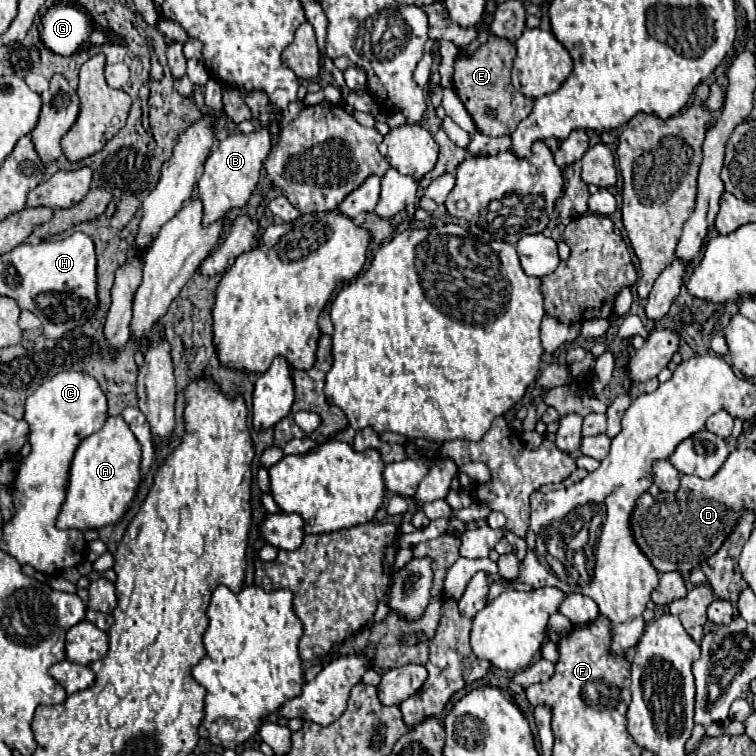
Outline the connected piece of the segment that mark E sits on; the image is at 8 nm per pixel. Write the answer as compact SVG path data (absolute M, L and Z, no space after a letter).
M490 35L488 41L482 43L470 57L464 57L464 51L460 51L454 63L454 77L452 77L454 91L468 109L478 131L488 137L510 135L516 129L516 125L524 121L524 117L528 117L533 108L533 100L518 93L510 83L510 69L514 55L516 55L514 43Z

